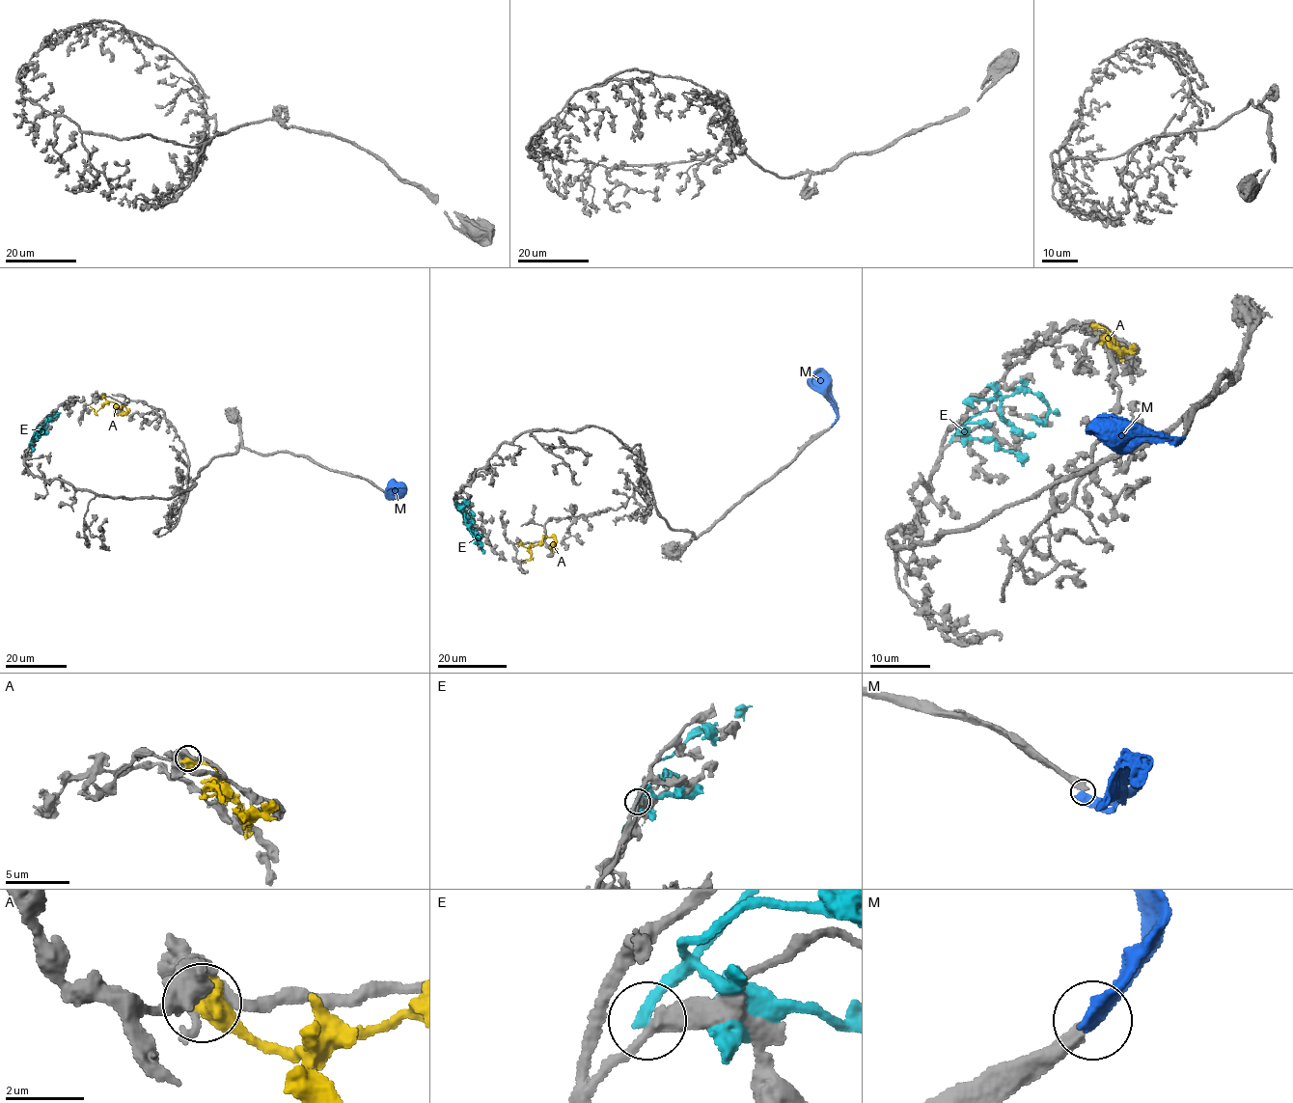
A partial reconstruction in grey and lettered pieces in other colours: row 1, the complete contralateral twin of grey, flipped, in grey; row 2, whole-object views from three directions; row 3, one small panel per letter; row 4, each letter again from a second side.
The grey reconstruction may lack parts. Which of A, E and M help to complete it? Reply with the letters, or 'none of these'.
none of these

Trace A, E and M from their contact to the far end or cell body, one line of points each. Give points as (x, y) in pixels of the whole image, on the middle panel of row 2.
A: (519, 543), (529, 547), (536, 546), (543, 537), (551, 537), (554, 538), (553, 552)
E: (456, 502), (476, 538)
M: (832, 426), (837, 418), (837, 403), (830, 388), (815, 373), (816, 370)

